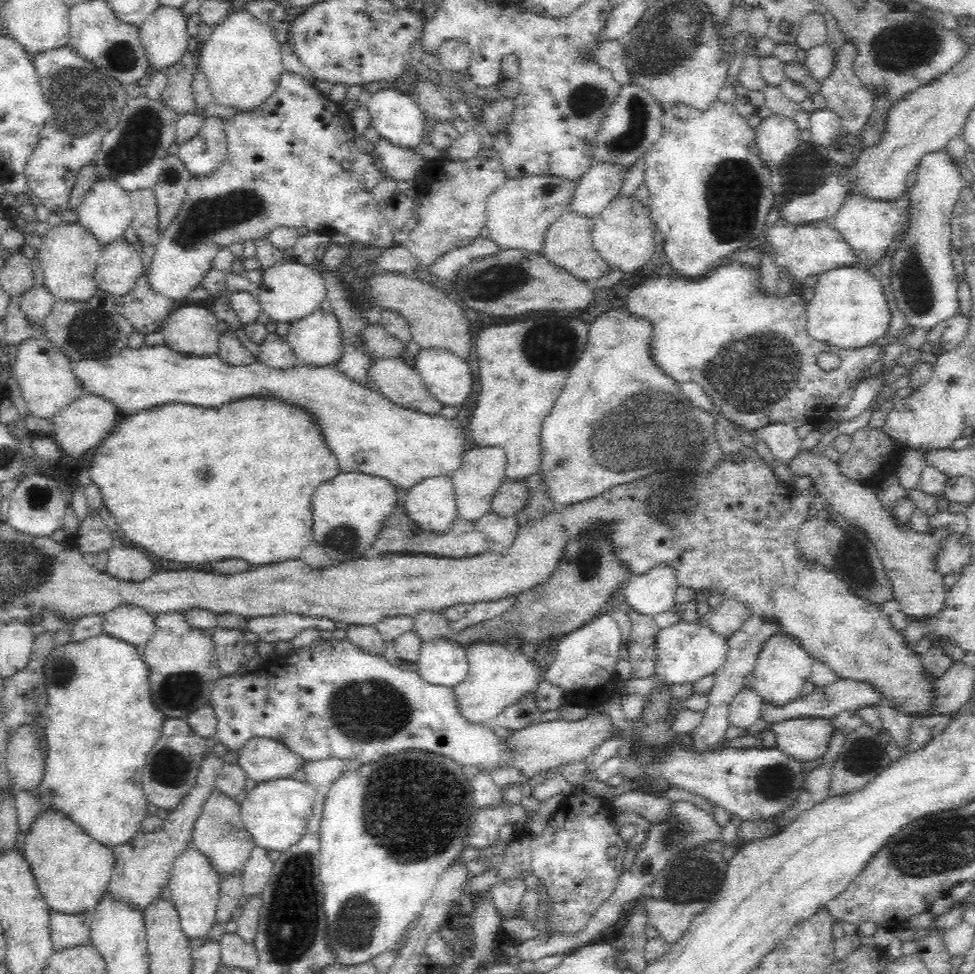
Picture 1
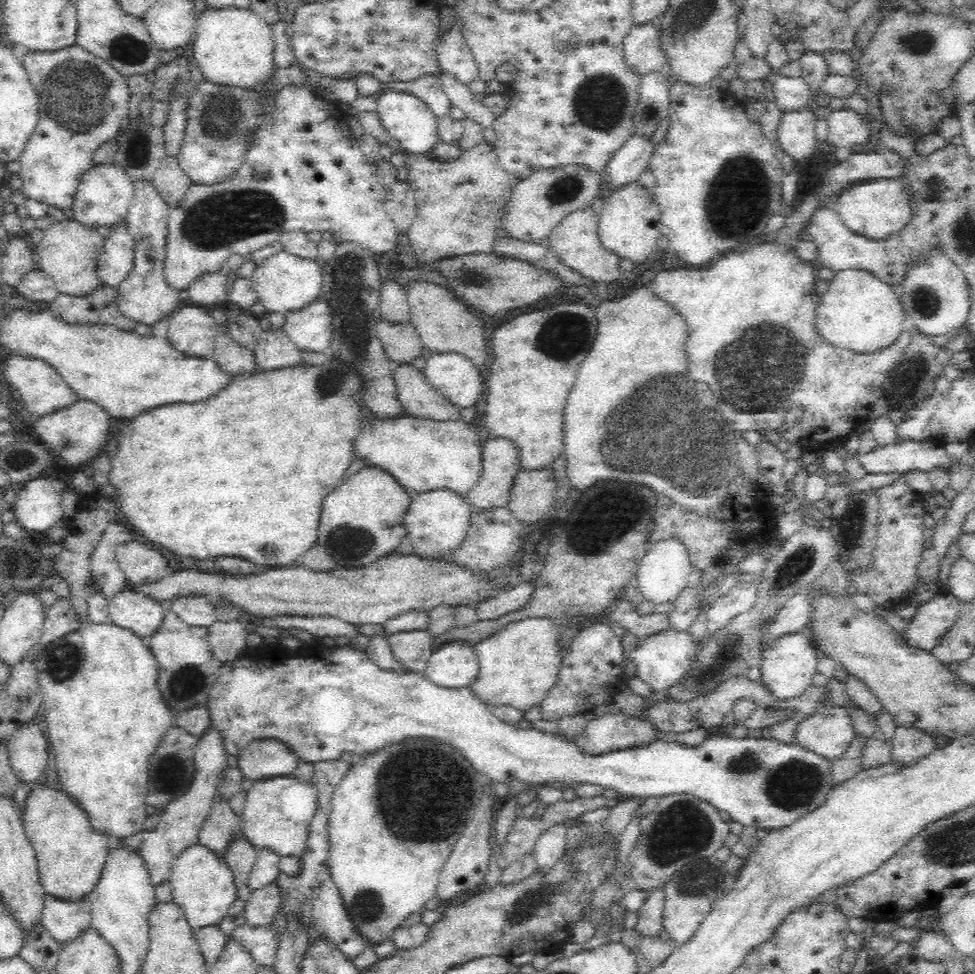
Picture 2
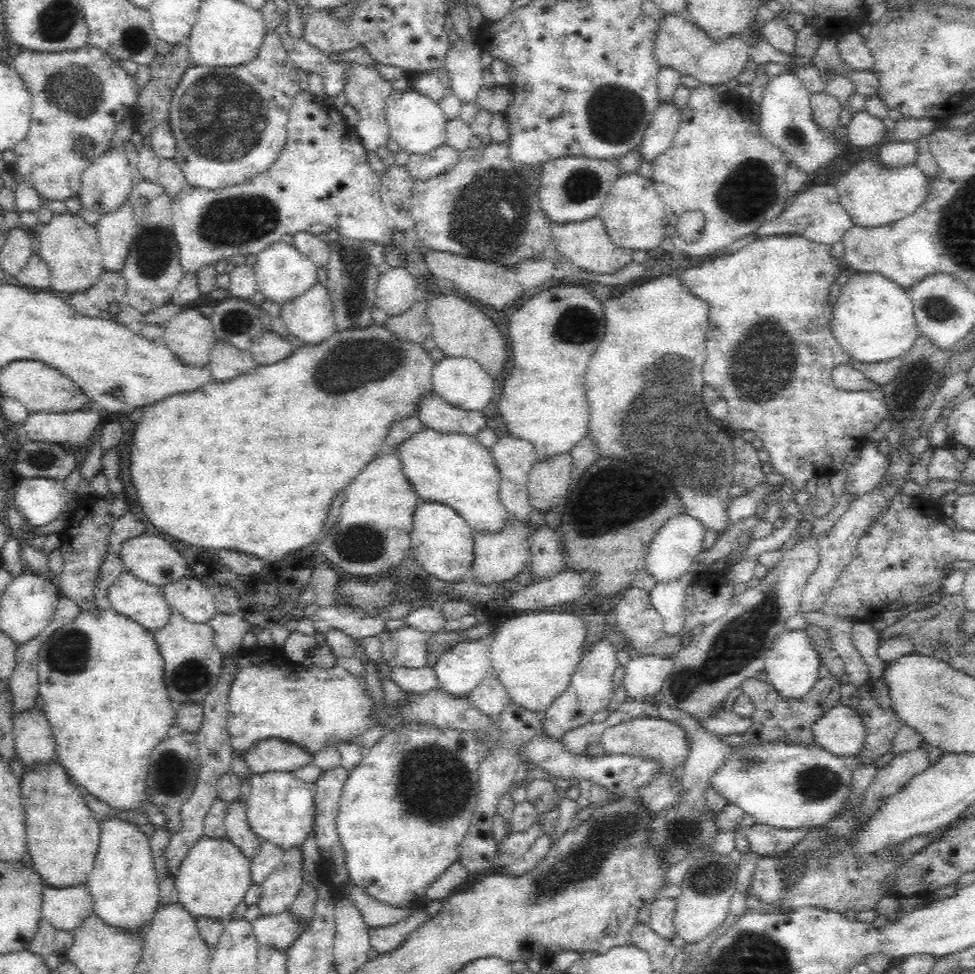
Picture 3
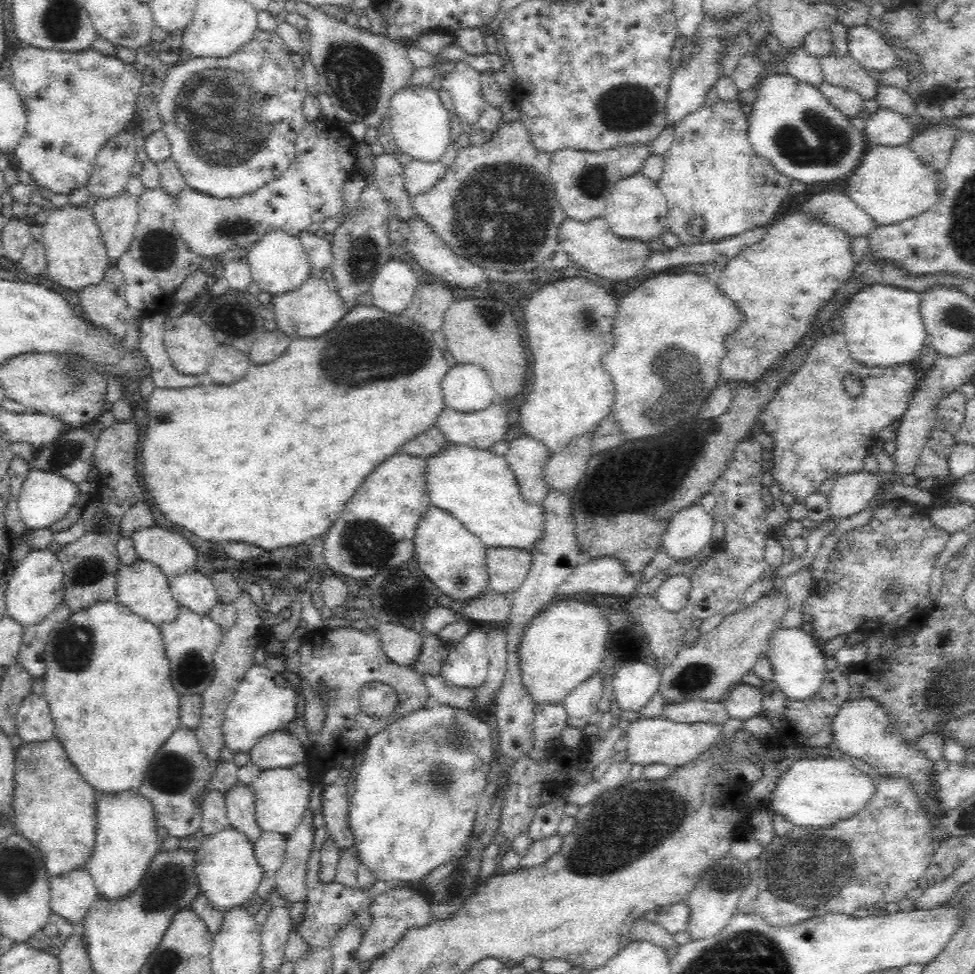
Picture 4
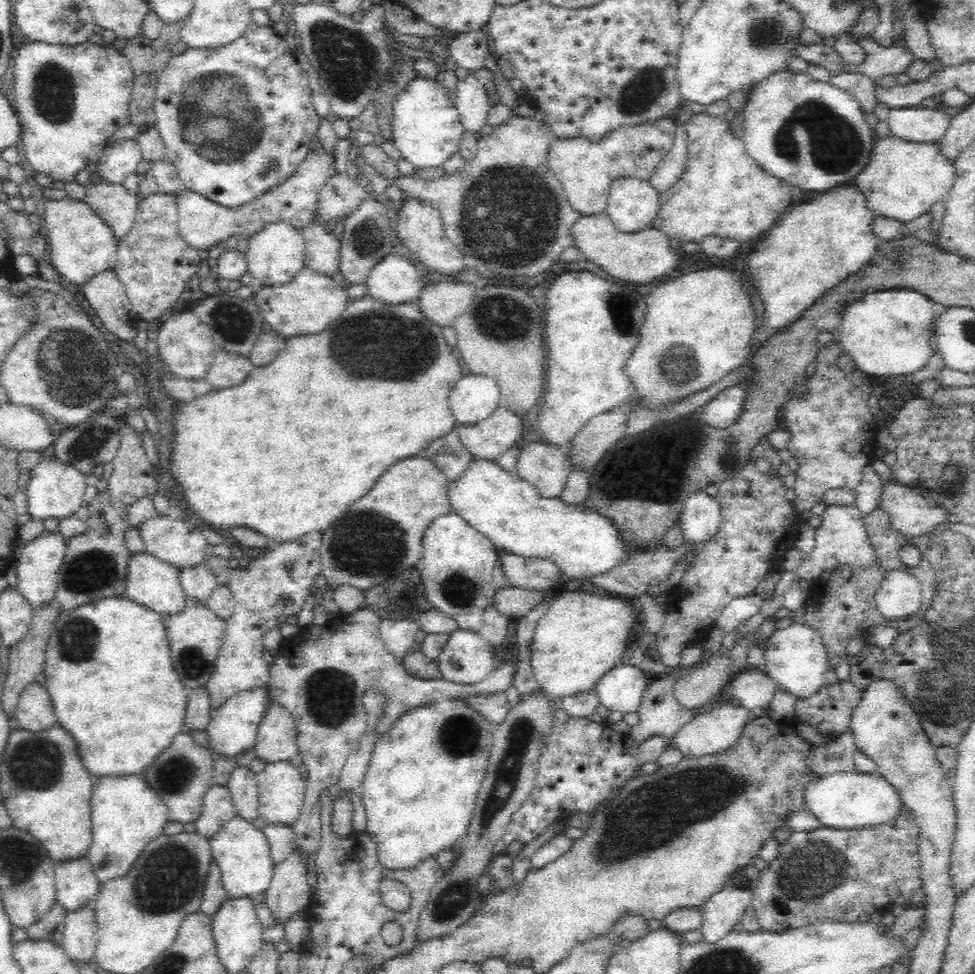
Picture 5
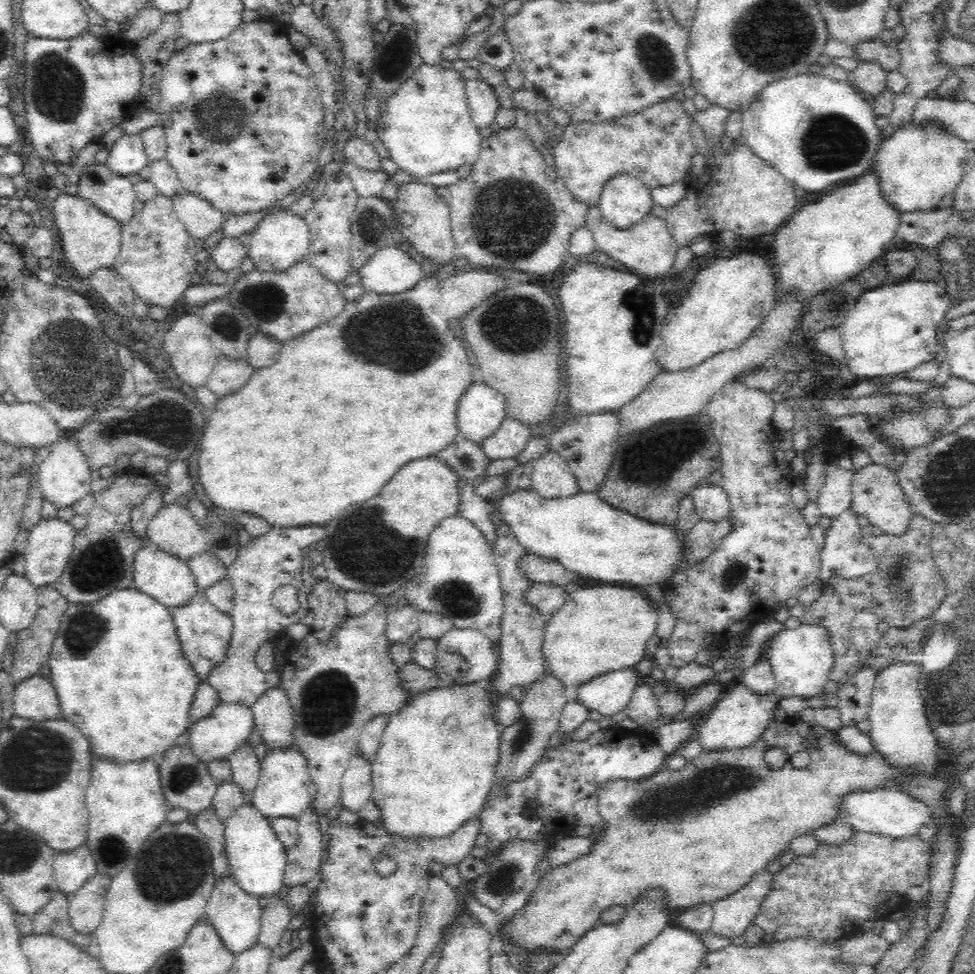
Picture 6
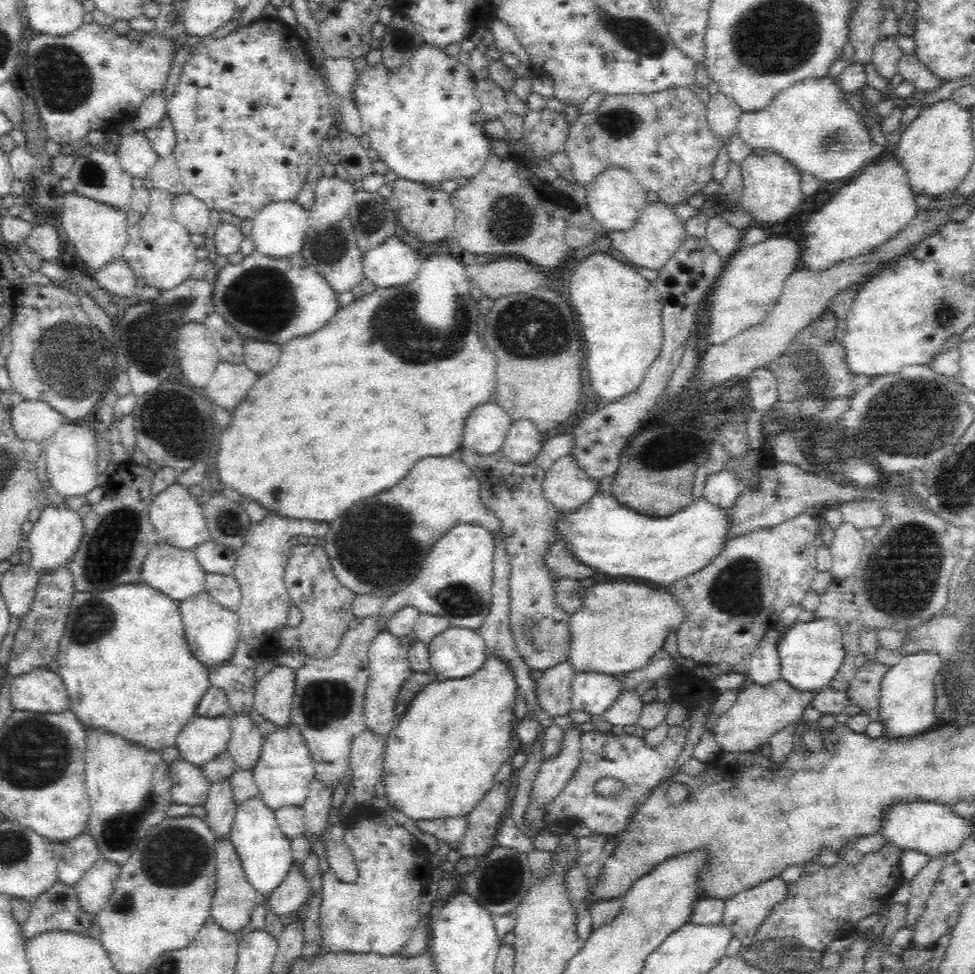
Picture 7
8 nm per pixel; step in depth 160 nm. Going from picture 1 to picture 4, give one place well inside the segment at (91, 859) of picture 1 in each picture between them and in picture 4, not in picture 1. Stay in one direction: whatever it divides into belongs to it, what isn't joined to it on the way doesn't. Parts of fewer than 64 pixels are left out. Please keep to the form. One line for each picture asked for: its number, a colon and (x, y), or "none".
2: (70, 857)
3: (63, 835)
4: (55, 811)

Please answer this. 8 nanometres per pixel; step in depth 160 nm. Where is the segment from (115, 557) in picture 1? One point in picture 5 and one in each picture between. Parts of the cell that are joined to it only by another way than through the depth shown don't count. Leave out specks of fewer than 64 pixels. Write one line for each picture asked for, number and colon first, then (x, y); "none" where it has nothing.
2: (138, 563)
3: (154, 560)
4: (169, 553)
5: (178, 543)

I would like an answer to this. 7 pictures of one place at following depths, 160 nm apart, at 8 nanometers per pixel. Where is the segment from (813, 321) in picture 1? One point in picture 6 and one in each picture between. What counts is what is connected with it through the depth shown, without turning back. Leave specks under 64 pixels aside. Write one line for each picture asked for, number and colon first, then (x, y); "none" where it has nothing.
2: (858, 311)
3: (871, 319)
4: (882, 325)
5: (886, 332)
6: (889, 331)

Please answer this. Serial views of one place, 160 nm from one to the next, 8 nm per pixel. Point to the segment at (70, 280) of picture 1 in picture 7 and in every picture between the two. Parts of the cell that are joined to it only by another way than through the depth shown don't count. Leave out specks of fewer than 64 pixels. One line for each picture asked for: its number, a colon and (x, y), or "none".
2: (68, 250)
3: (70, 247)
4: (70, 239)
5: (80, 245)
6: (89, 240)
7: (99, 234)

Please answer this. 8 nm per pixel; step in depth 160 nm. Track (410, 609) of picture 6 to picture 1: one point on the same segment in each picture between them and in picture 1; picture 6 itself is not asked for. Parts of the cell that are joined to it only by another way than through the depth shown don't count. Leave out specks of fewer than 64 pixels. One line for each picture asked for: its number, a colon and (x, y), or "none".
1: (402, 652)
2: (411, 649)
3: (408, 647)
4: (402, 645)
5: (398, 636)

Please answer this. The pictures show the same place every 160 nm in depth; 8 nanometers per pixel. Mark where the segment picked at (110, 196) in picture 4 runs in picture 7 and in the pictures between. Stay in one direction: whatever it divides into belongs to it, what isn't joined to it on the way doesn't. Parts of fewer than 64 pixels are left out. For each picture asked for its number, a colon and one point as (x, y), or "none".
5: (116, 162)
6: (126, 156)
7: (133, 153)

